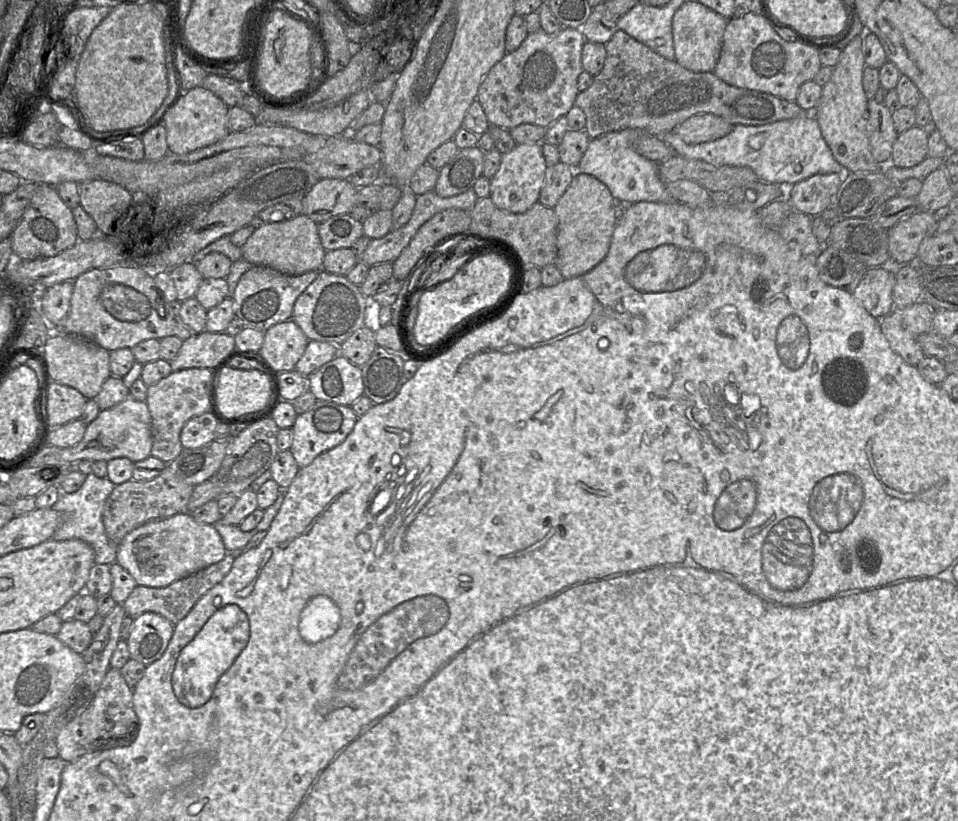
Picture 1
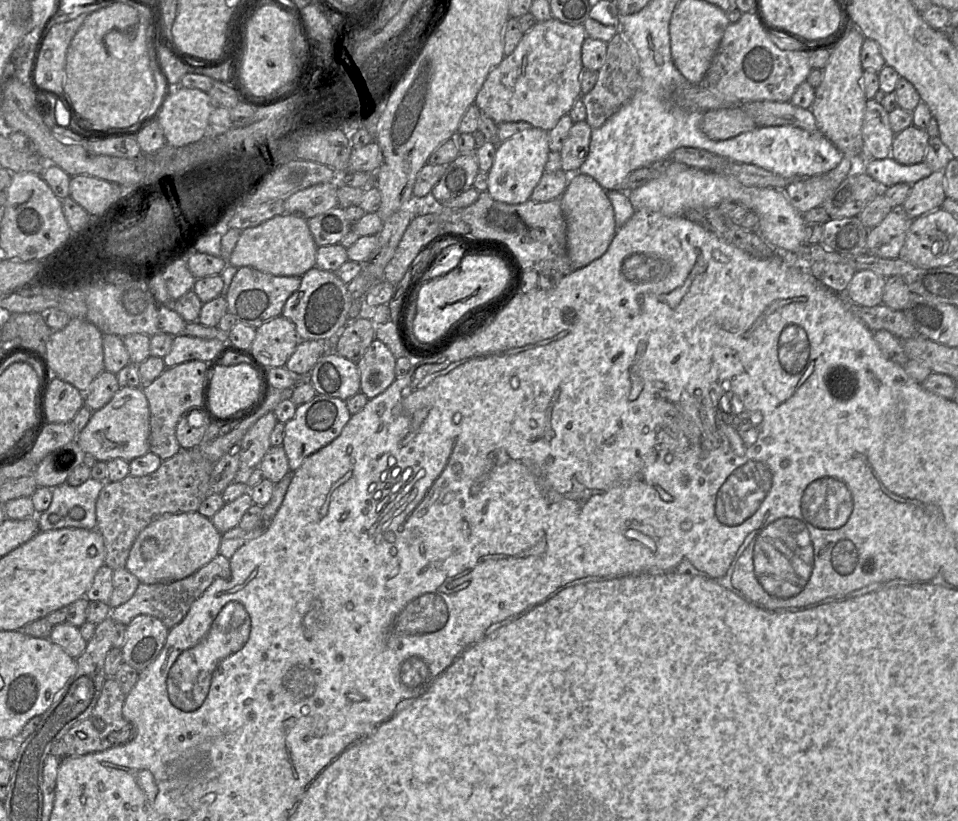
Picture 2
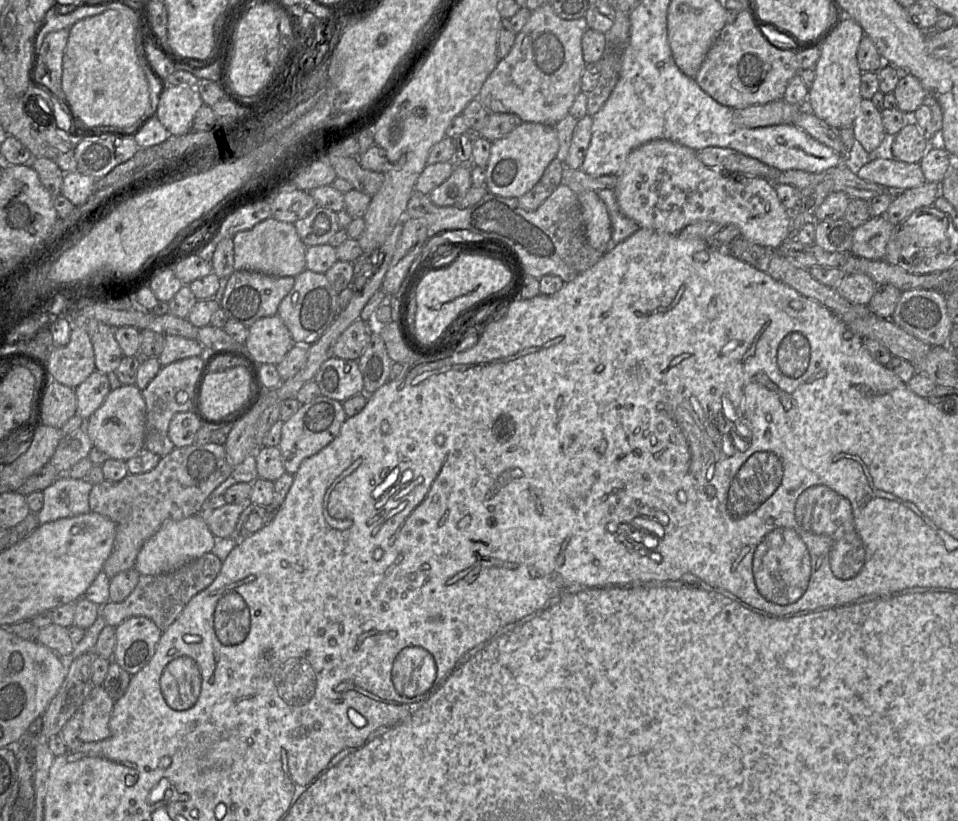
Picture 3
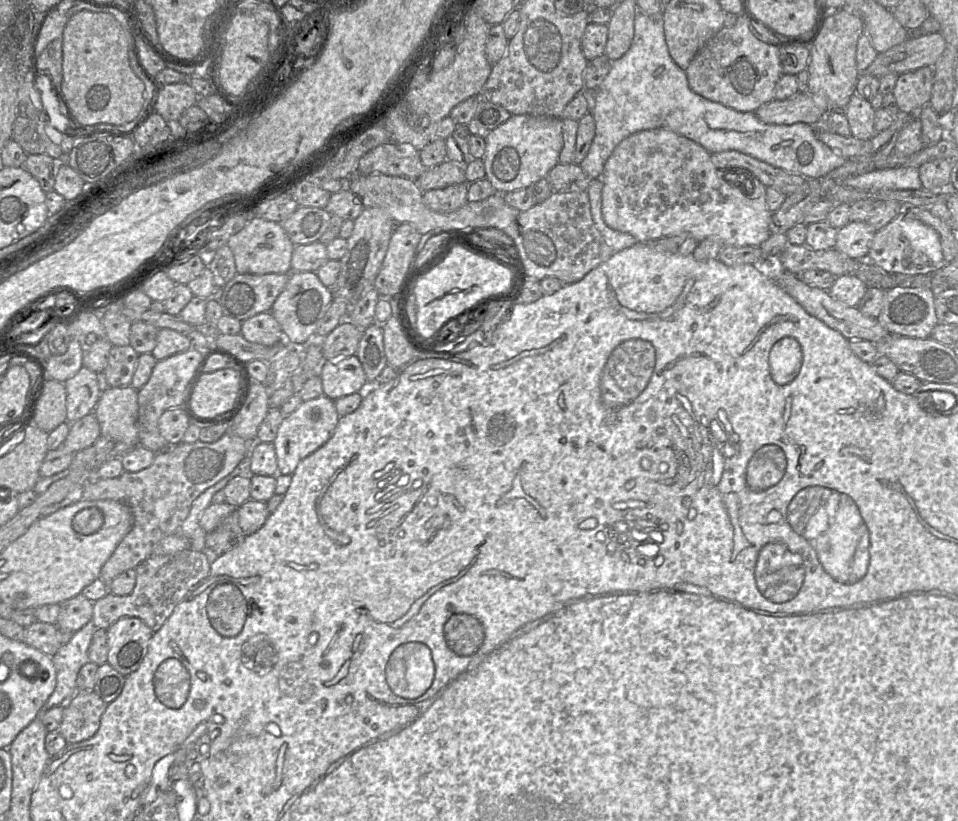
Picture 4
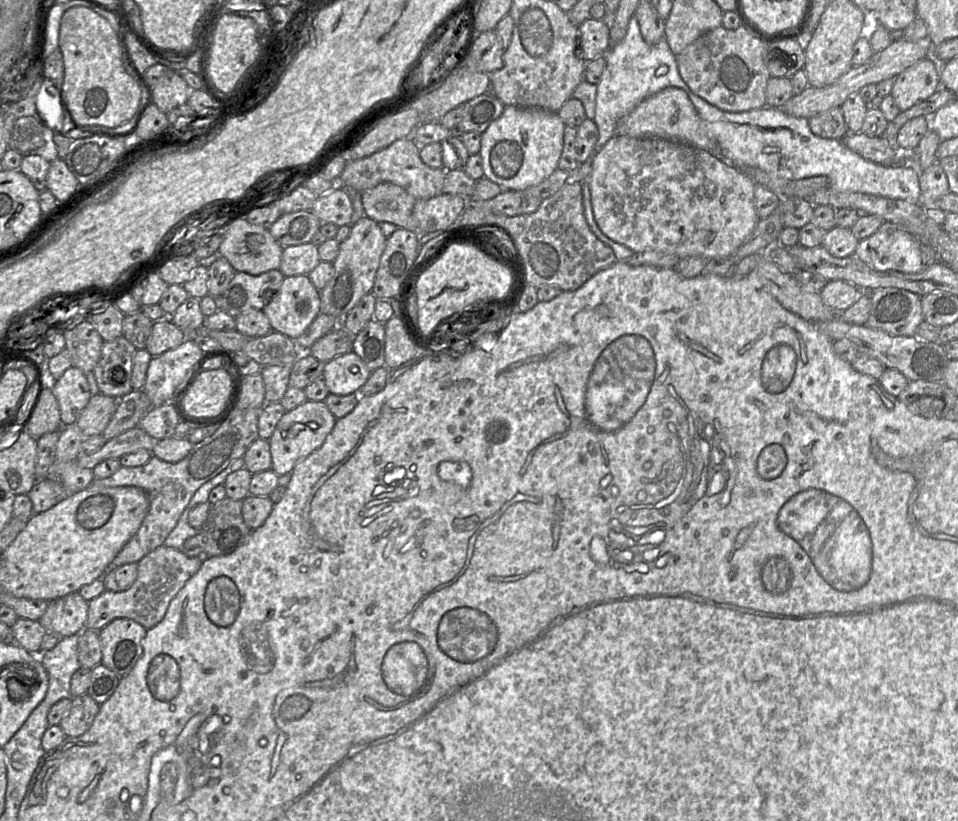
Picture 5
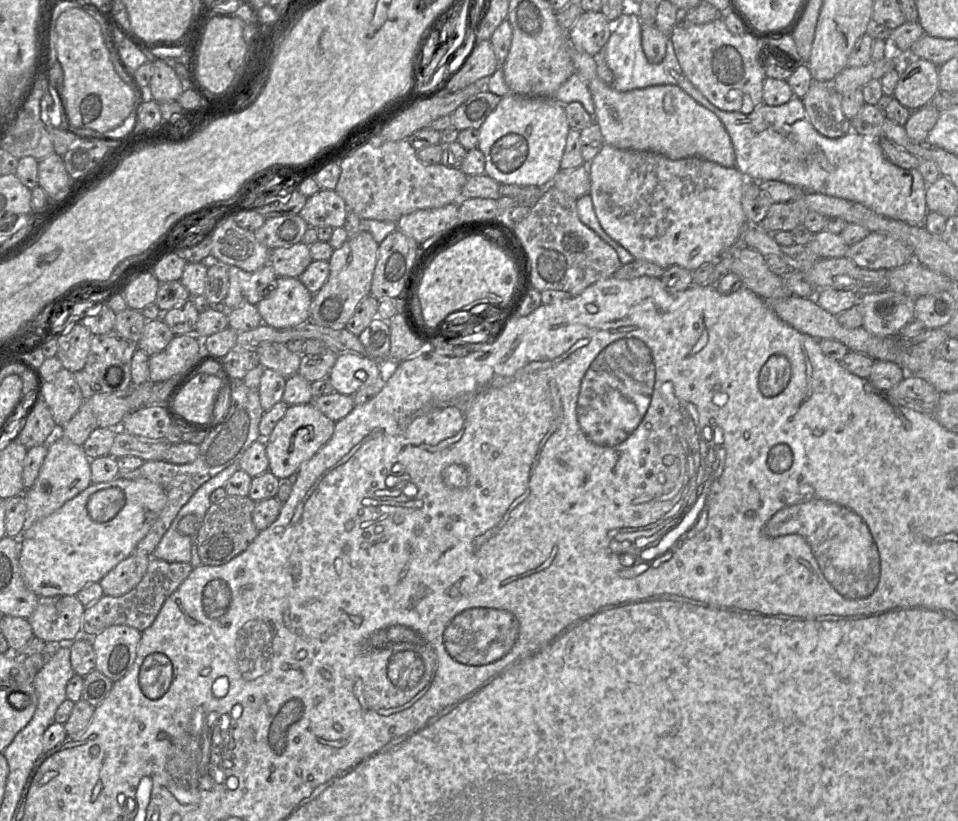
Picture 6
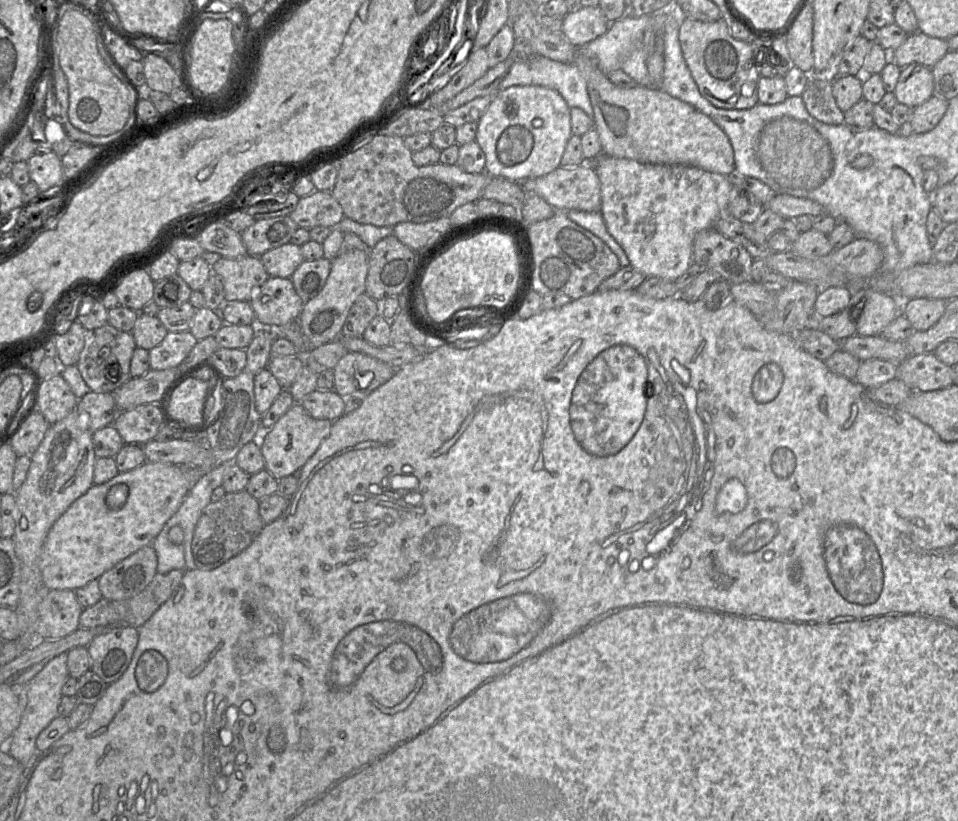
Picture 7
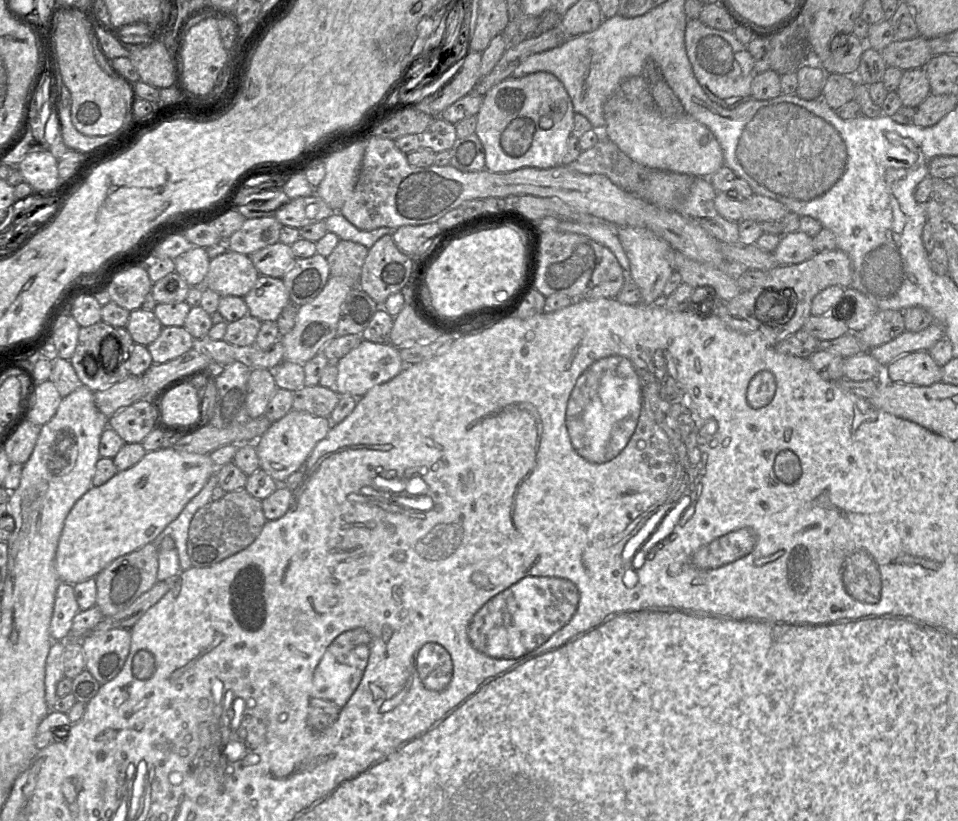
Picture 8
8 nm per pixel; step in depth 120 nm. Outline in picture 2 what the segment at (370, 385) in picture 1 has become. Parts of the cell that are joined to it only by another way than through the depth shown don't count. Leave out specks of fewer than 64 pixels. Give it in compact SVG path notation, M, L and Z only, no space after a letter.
M375 338L357 362L361 392L368 399L384 392L394 382L396 359L390 349Z

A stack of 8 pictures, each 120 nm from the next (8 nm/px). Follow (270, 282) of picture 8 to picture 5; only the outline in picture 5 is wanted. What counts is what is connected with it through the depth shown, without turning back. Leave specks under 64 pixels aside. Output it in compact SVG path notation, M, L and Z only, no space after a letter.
M308 275L288 276L262 310L273 331L295 340L321 313L320 291Z

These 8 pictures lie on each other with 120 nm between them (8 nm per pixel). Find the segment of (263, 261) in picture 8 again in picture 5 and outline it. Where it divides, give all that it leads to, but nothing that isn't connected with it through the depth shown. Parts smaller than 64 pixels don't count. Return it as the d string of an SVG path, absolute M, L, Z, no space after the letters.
M313 243L283 247L279 270L285 277L308 275L321 259L318 246Z

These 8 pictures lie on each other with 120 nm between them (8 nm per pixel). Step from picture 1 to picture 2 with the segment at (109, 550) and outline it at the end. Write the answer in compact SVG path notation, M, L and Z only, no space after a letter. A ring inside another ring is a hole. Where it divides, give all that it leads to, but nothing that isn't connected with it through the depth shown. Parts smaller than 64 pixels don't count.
M90 477L79 486L63 483L53 488L50 506L46 511L36 515L39 530L61 528L97 530L96 502L106 483ZM75 506L82 507L85 511L85 516L81 520L74 520L69 516L69 511Z

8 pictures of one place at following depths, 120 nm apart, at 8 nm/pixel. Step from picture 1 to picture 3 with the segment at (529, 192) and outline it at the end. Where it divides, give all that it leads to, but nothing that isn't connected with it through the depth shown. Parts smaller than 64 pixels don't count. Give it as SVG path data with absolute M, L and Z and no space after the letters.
M523 122L506 136L491 143L486 165L485 187L489 193L502 197L519 198L531 190L556 158L559 140L555 126Z

